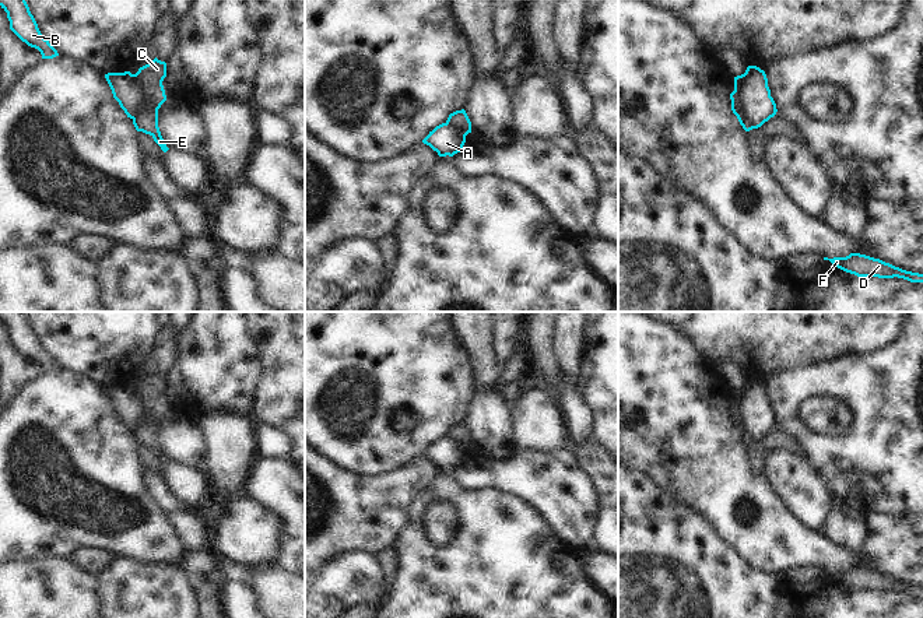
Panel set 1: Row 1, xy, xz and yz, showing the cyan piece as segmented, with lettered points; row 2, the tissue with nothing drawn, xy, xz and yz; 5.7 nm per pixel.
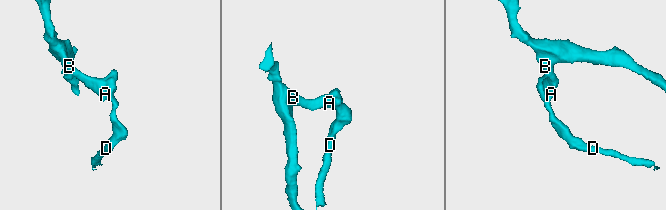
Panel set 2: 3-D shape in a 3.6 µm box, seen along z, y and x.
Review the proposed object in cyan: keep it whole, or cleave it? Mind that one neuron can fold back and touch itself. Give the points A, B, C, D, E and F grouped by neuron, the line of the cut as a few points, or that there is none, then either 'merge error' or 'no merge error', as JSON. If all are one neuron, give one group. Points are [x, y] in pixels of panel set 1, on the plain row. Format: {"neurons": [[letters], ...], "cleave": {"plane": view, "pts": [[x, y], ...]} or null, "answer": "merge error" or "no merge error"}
{"neurons": [["A", "B"], ["C", "D", "E", "F"]], "cleave": {"plane": "yz", "pts": [[758, 381], [748, 387], [739, 406], [743, 425], [753, 441]]}, "answer": "merge error"}

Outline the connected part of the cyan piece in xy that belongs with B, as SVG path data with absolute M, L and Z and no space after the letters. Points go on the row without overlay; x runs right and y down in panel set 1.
M0 312L0 319L7 326L10 343L28 359L38 362L42 372L59 369L57 364L41 347L25 312Z

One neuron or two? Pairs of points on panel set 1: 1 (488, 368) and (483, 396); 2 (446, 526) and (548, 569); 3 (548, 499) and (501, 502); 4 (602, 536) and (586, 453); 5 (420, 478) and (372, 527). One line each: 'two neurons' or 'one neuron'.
1: one neuron
2: one neuron
3: two neurons
4: one neuron
5: one neuron

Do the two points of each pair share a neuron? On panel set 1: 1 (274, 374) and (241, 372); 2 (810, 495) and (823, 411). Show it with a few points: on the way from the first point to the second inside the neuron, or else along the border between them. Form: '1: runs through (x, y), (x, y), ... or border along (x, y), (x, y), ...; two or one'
1: border along (255, 341), (260, 362), (260, 378), (252, 404); two
2: border along (800, 452), (823, 476), (834, 497); two

